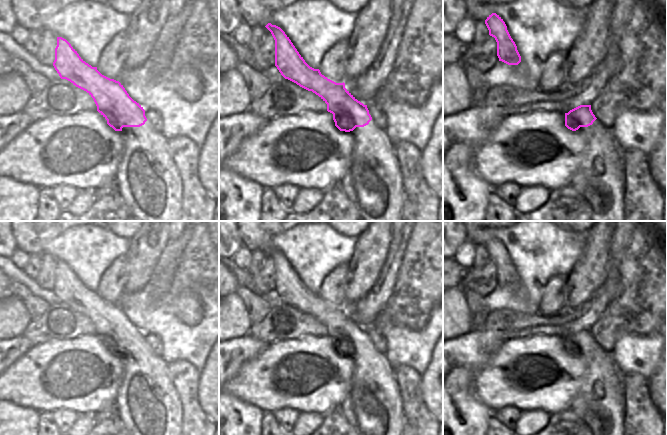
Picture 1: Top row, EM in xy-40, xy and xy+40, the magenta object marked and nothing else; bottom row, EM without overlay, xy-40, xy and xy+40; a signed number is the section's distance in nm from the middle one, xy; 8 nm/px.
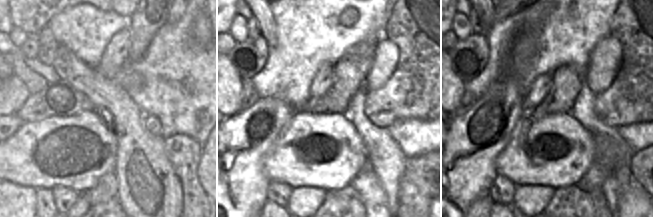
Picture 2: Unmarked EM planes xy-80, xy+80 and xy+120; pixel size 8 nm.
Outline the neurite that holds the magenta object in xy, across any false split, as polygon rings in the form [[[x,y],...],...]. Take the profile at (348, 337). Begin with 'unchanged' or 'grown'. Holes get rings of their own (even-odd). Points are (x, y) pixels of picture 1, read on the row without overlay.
grown; [[[268,247],[265,250],[275,264],[275,290],[281,299],[300,311],[312,315],[326,328],[327,335],[333,338],[335,350],[340,355],[353,356],[355,370],[351,378],[349,390],[341,404],[341,412],[353,426],[358,435],[401,435],[403,432],[403,402],[393,368],[387,357],[380,353],[369,338],[367,329],[358,325],[346,312],[345,307],[336,307],[321,298],[319,293],[310,291],[299,278],[289,261],[278,250]]]

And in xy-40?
grown; [[[57,261],[53,290],[61,303],[86,315],[107,348],[123,360],[123,380],[117,392],[119,416],[129,435],[181,435],[183,408],[165,360],[147,345],[145,334],[134,325],[123,309],[102,299],[97,291],[86,287],[62,261]]]

